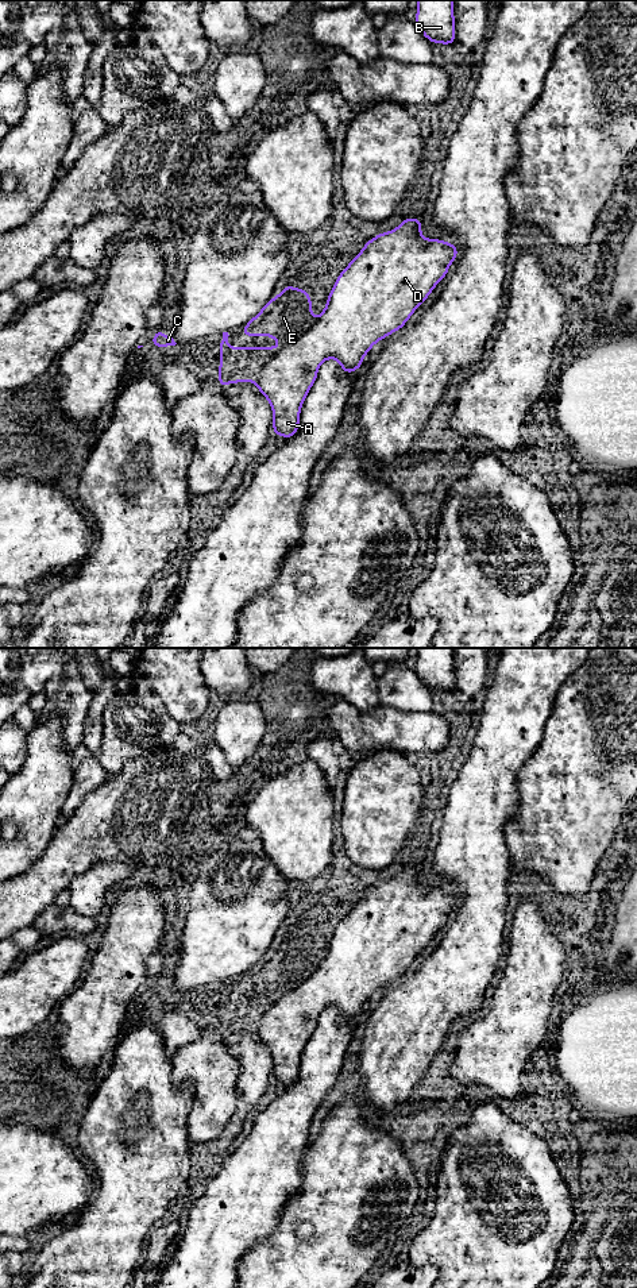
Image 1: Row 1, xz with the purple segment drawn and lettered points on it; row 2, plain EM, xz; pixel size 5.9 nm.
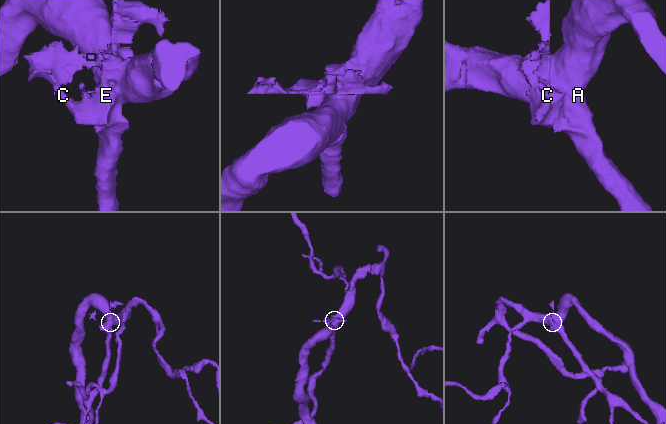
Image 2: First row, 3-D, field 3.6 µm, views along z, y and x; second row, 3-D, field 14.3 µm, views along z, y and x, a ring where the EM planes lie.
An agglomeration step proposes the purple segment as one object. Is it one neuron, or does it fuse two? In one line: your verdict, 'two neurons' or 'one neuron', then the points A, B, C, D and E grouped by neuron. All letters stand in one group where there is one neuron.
one neuron; groups A B C D E

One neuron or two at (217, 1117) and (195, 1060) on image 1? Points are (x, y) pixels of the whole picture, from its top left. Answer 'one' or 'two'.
one

